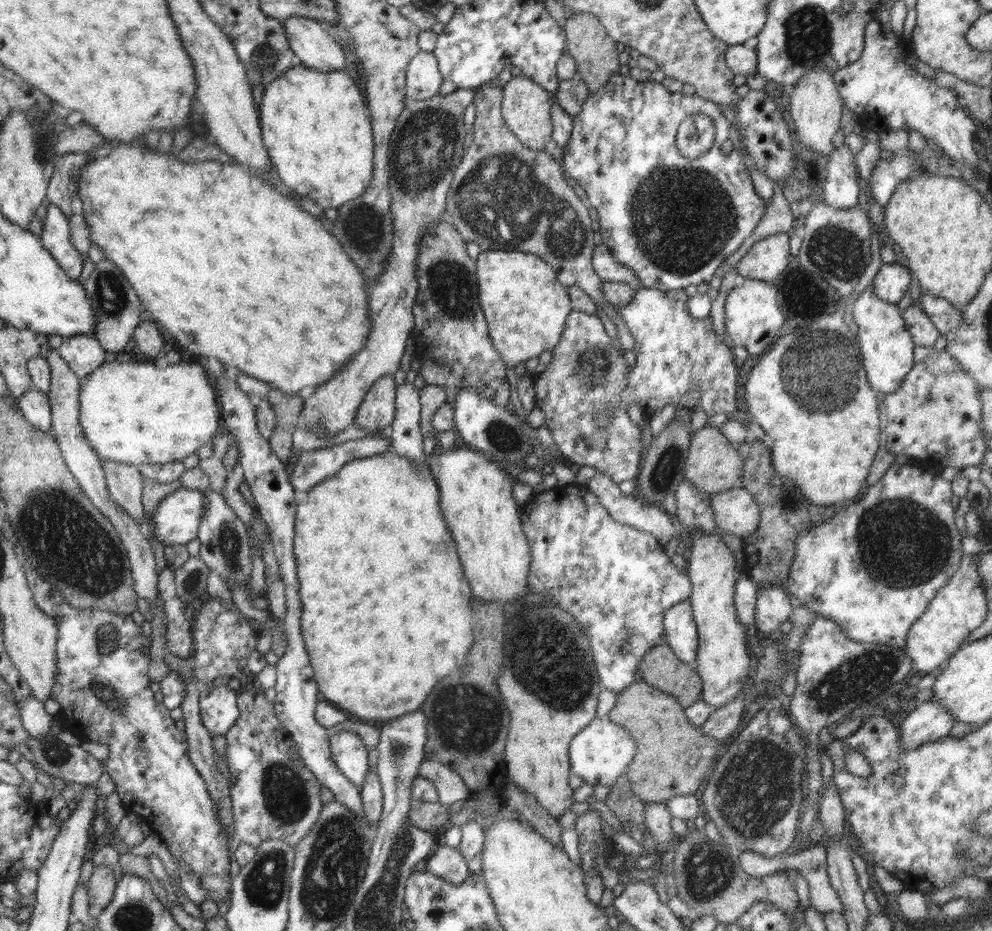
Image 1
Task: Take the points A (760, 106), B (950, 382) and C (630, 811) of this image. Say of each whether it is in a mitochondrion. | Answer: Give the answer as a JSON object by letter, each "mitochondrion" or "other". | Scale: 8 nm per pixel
{"A":"other","B":"mitochondrion","C":"other"}

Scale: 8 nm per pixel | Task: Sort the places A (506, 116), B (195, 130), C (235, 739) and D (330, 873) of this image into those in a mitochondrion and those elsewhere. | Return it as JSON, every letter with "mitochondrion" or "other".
{"A":"other","B":"other","C":"other","D":"mitochondrion"}

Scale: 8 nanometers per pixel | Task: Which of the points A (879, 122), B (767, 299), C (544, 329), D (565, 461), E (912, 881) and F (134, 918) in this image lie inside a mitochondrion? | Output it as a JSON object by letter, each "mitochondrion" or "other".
{"A":"other","B":"other","C":"other","D":"other","E":"other","F":"mitochondrion"}

